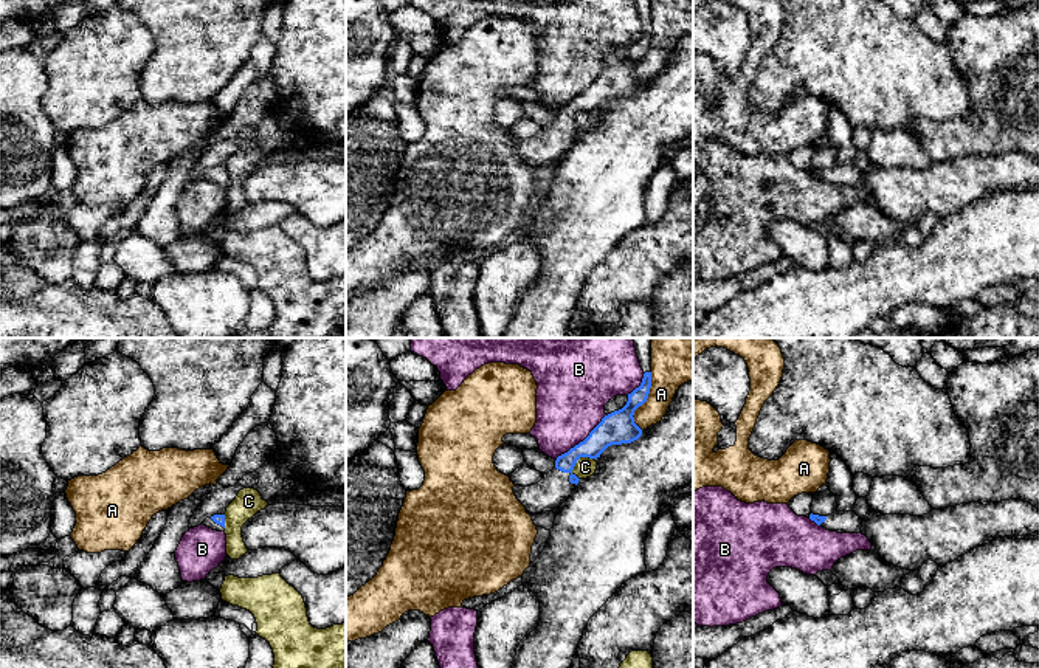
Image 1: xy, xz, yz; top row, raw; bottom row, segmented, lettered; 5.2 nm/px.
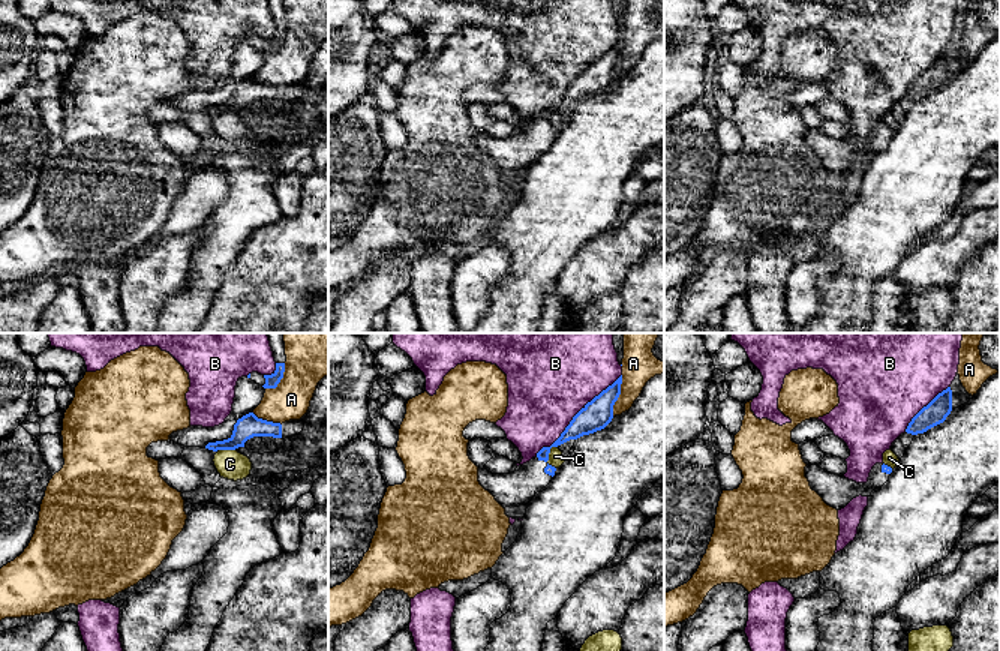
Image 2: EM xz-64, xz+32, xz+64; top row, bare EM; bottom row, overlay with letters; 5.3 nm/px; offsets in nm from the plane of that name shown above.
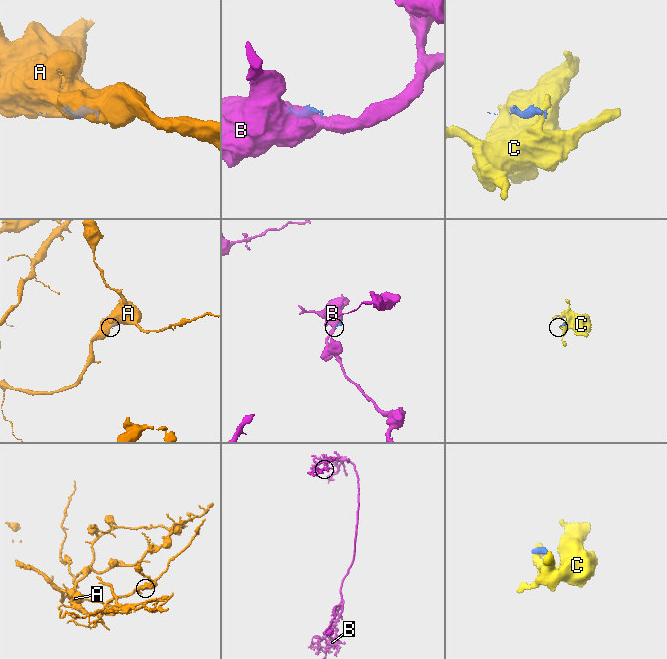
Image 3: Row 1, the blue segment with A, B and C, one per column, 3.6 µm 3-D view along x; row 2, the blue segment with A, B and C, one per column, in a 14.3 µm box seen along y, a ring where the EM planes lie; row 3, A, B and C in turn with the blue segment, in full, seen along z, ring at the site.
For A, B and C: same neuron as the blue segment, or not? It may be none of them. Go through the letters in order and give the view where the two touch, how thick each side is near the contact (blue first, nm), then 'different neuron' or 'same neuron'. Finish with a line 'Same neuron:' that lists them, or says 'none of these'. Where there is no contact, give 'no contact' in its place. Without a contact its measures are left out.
A: meets blue in xz; 170 nm thick on the blue side, 220 nm on the other; different neuron
B: meets blue in xz; 170 nm thick on the blue side, 360 nm on the other; different neuron
C: meets blue in xz; 170 nm thick on the blue side, 110 nm on the other; different neuron
Same neuron: none of these

